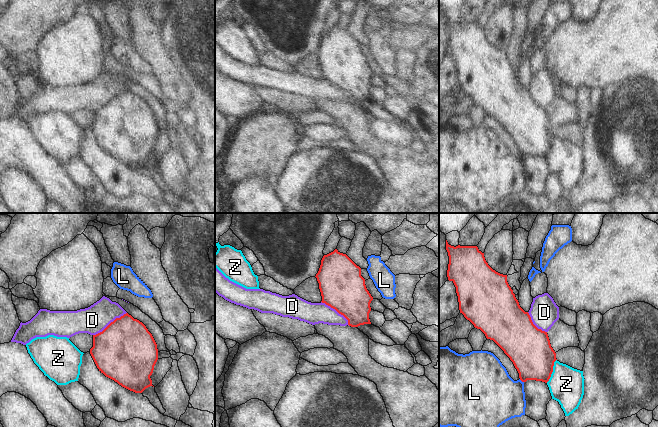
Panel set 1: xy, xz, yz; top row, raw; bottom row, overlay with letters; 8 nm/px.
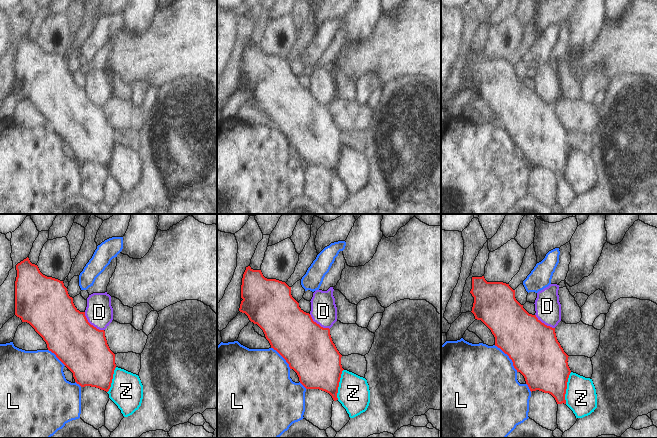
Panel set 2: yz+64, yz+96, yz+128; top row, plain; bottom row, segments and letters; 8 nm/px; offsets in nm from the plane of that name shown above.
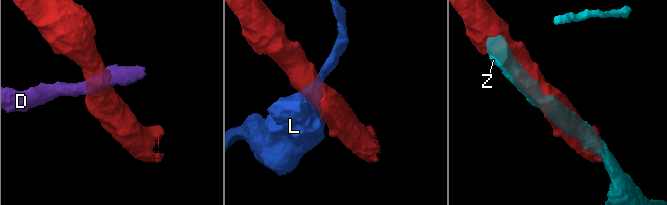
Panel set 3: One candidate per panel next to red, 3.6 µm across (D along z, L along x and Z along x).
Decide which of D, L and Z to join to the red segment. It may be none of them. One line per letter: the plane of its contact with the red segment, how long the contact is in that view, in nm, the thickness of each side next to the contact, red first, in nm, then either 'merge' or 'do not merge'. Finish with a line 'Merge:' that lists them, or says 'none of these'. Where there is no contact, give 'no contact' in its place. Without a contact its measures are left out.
D: contact in xy; length 320 nm; calibres 480 and 220 nm; do not merge
L: contact in yz; length 50 nm; calibres 340 and 400 nm; do not merge
Z: contact in yz; length 200 nm; calibres 340 and 280 nm; do not merge
Merge: none of these

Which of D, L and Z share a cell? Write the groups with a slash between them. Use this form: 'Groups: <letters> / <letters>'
Groups: D / L / Z

